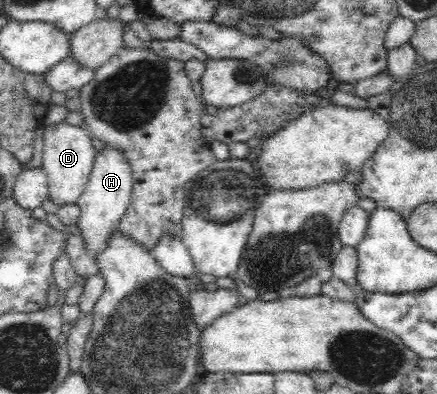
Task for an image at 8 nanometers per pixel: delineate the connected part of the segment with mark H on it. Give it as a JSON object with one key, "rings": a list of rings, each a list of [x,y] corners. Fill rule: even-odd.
{"rings":[[[106,143],[103,145],[102,150],[98,150],[95,154],[92,172],[77,202],[80,216],[76,225],[81,230],[87,253],[92,258],[106,248],[108,239],[119,228],[132,194],[132,169],[128,159],[116,147],[110,147]]]}

